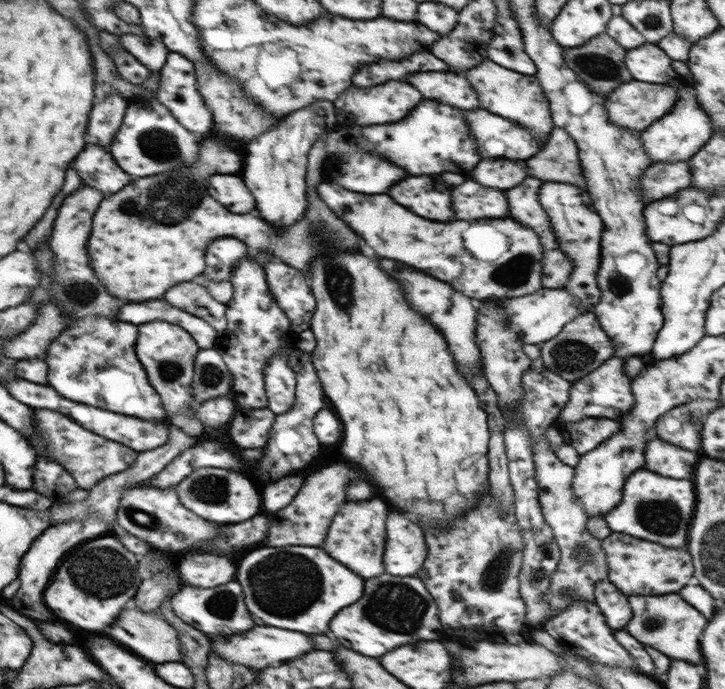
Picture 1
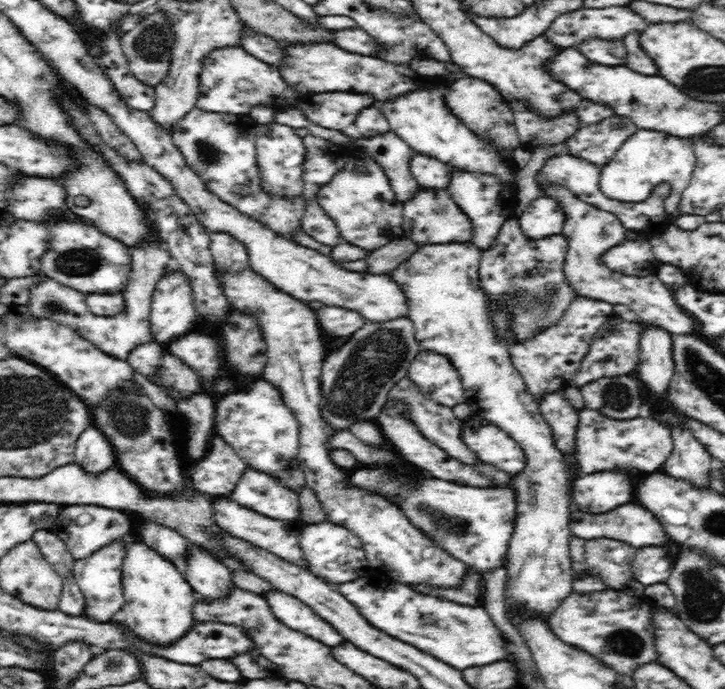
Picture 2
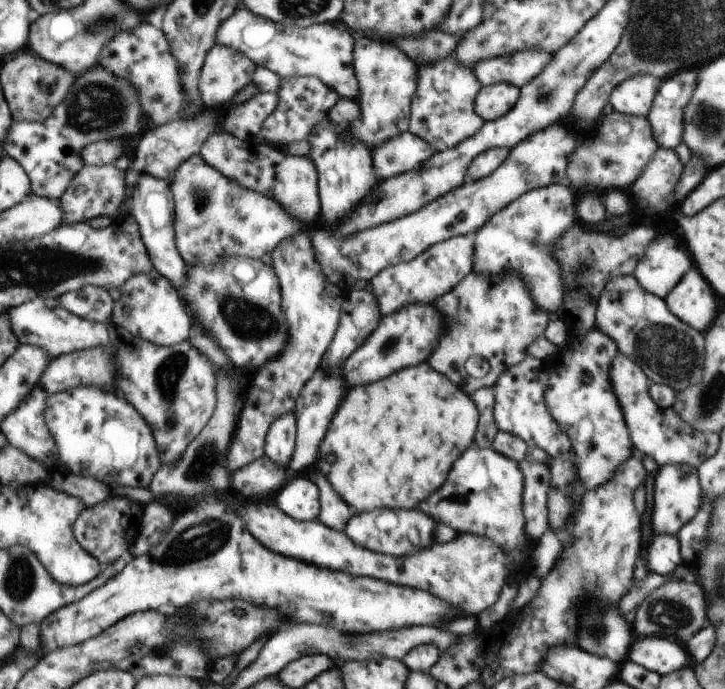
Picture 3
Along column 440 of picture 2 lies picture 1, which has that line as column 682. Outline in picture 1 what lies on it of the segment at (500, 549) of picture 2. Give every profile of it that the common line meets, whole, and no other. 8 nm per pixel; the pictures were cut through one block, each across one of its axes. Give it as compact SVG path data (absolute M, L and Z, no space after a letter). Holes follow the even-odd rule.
M635 470L625 482L622 501L604 517L614 532L621 532L642 540L683 548L696 506L692 480L672 480L648 470Z

